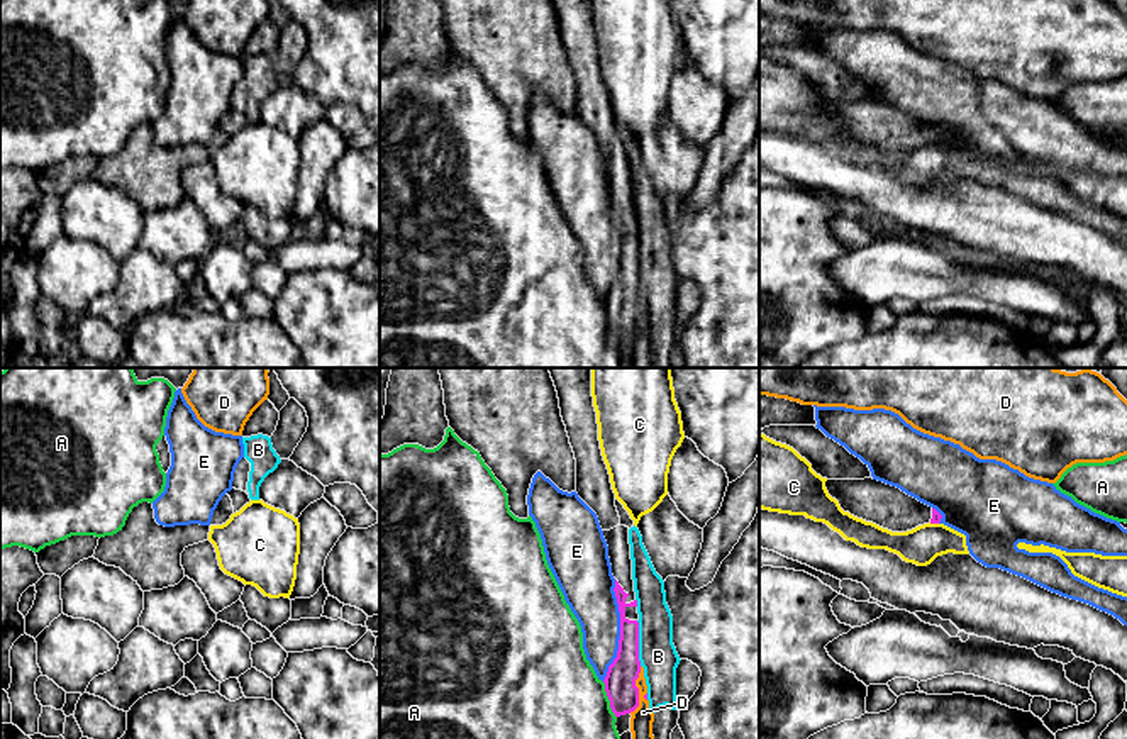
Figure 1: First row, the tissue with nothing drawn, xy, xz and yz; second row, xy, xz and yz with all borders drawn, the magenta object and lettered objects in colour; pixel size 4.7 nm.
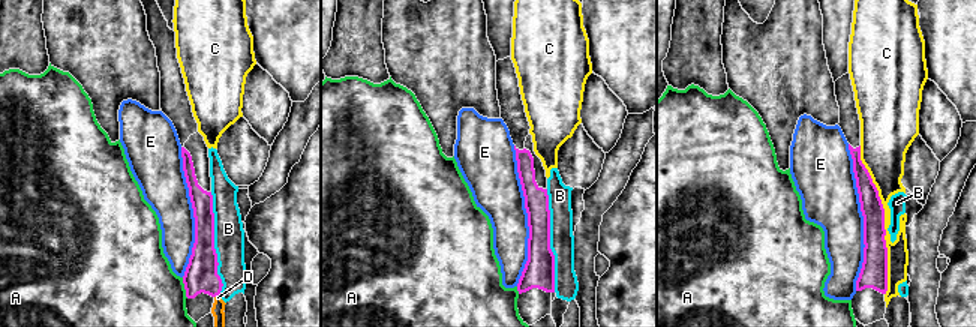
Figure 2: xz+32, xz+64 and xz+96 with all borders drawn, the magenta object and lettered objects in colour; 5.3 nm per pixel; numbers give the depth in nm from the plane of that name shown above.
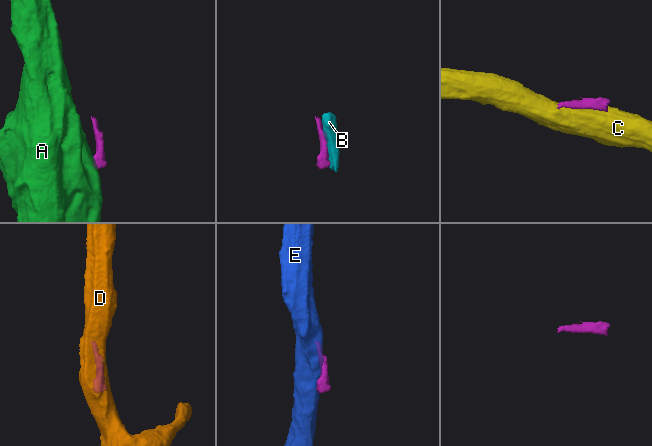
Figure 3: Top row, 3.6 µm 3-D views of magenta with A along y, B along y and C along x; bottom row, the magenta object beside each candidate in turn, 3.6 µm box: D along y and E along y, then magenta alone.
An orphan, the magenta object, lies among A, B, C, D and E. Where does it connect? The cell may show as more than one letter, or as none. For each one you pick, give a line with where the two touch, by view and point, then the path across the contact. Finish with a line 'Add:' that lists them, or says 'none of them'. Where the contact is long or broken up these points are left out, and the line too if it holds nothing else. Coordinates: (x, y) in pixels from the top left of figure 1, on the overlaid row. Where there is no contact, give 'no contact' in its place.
Add: none of them

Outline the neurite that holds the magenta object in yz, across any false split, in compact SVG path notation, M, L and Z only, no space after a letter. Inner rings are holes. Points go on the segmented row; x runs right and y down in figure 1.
M873 478L827 480L825 488L844 512L891 532L907 532L929 522L939 524L942 519L935 508Z

